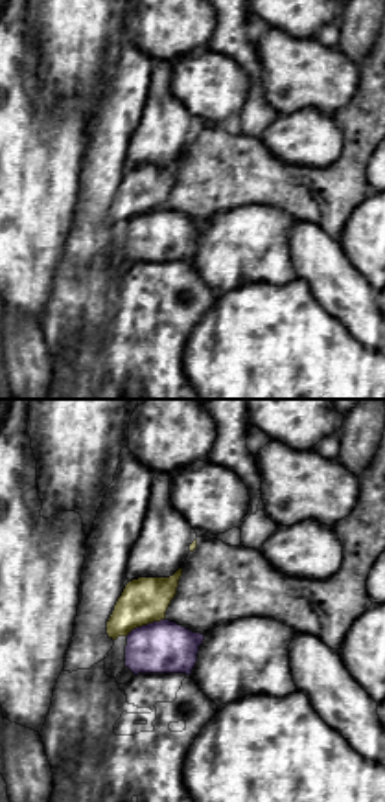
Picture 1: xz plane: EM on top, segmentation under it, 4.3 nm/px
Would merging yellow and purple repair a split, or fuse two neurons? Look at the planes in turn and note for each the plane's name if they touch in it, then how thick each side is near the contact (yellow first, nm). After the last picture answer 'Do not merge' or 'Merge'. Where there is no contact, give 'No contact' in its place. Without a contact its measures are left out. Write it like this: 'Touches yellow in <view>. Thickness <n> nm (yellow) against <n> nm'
Touches yellow in xz. Thickness 200 nm (yellow) against 220 nm

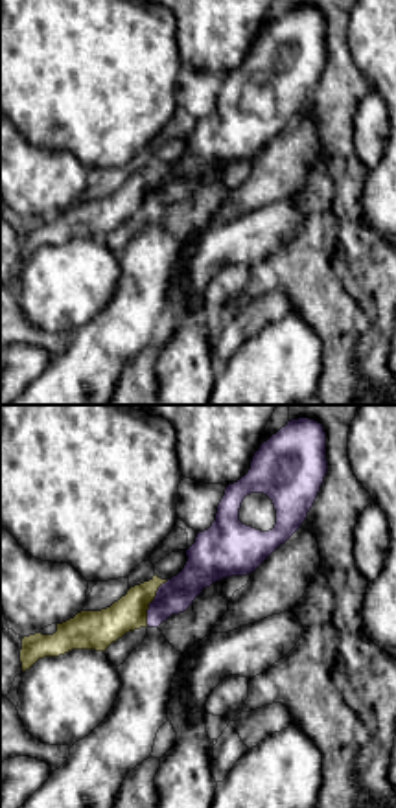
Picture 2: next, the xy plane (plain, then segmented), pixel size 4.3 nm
Touches yellow in xy. Thickness 160 nm (yellow) against 150 nm

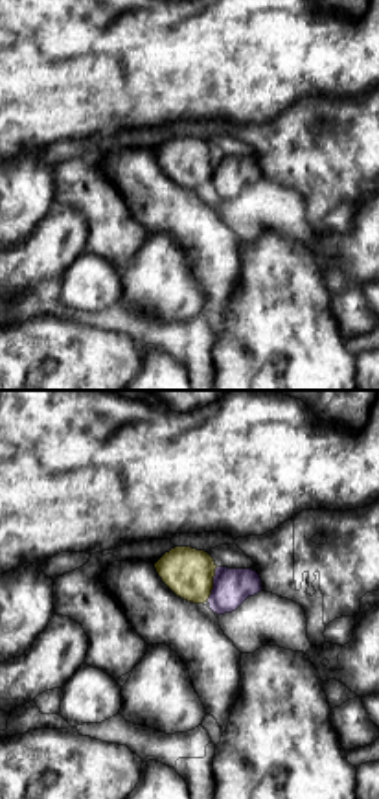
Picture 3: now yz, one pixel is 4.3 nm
Touches yellow in yz. Thickness 220 nm (yellow) against 160 nm

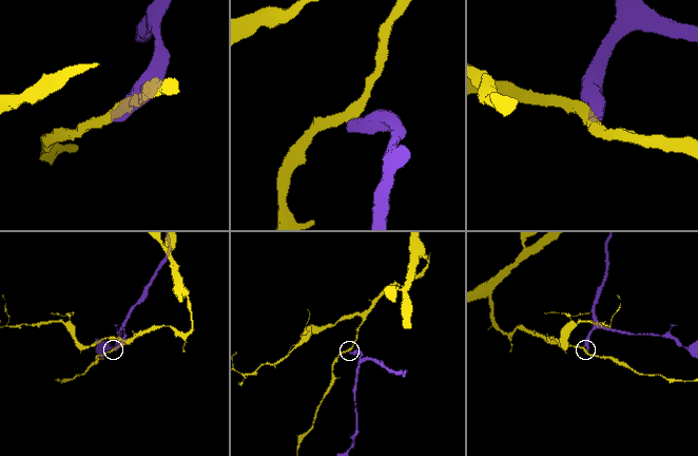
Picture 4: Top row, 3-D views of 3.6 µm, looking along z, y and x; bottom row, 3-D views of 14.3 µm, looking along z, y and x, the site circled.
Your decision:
Do not merge

